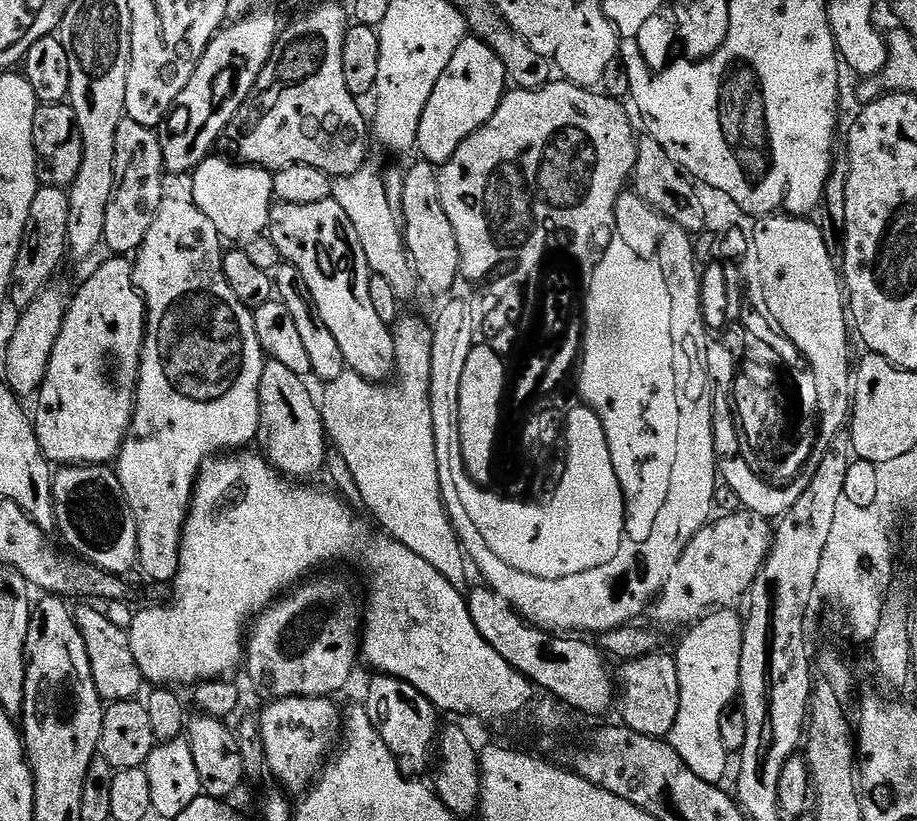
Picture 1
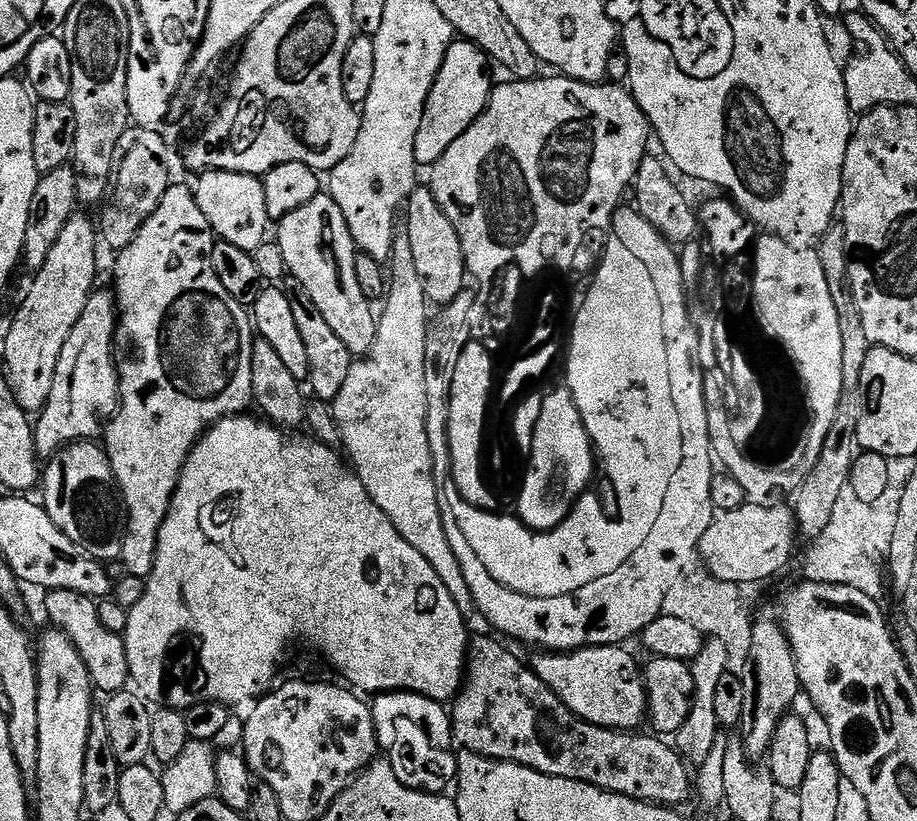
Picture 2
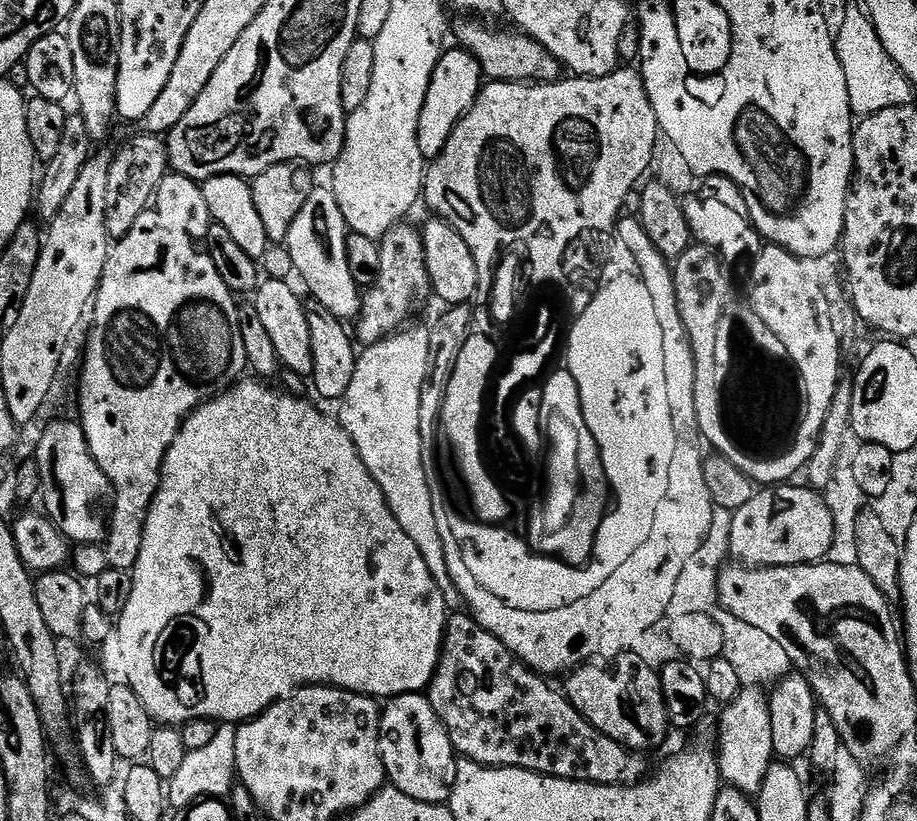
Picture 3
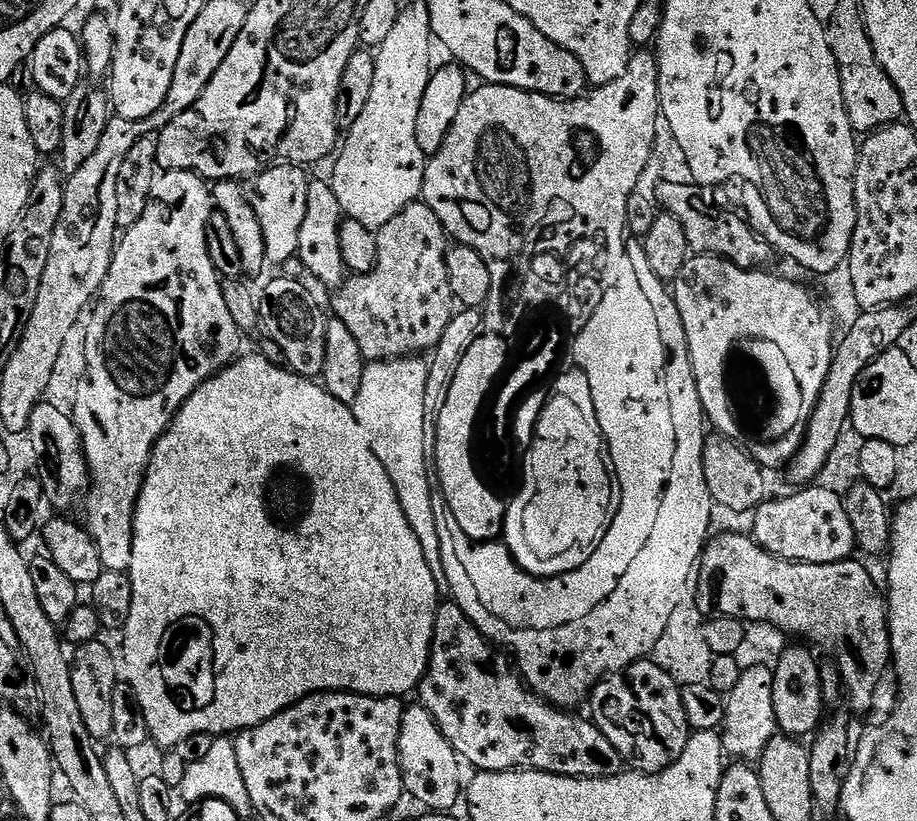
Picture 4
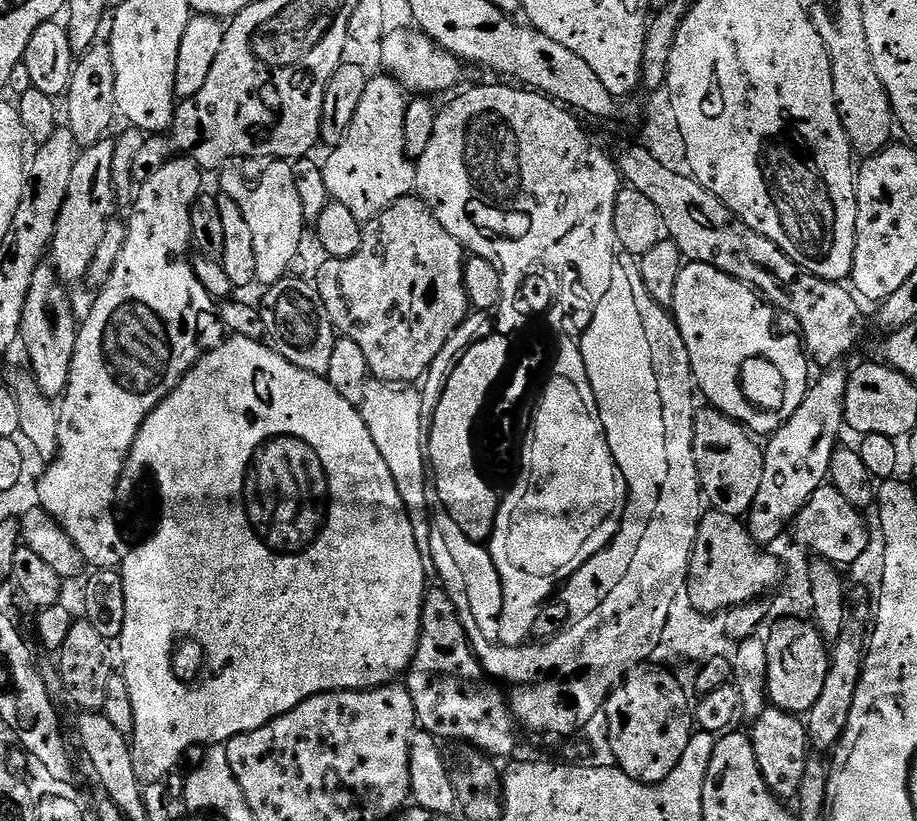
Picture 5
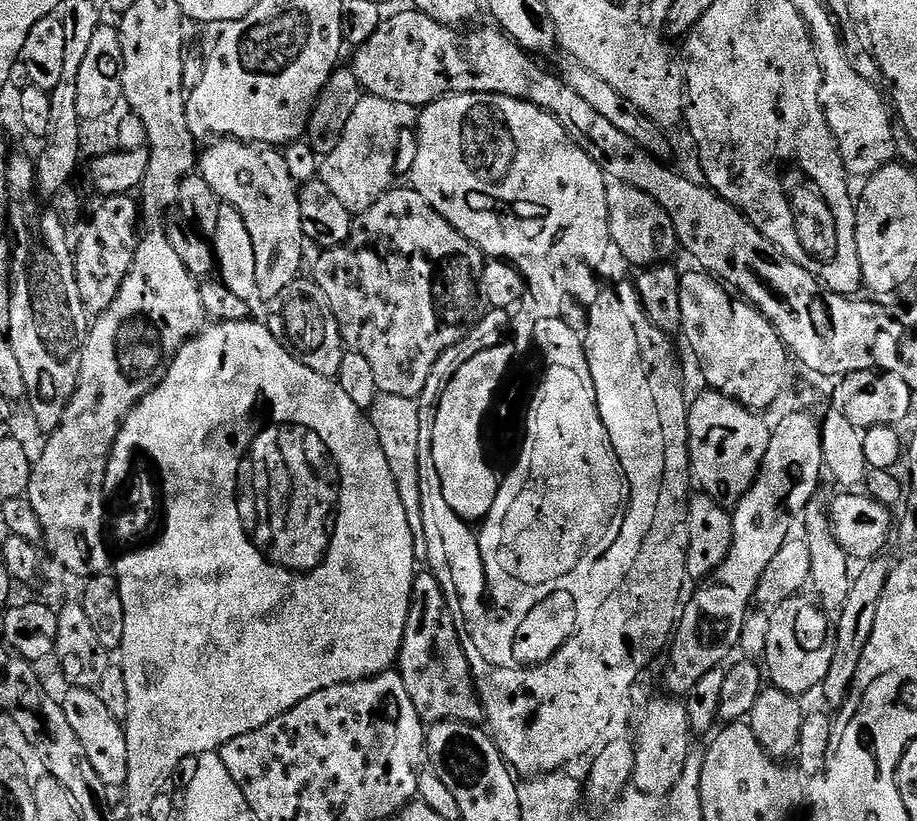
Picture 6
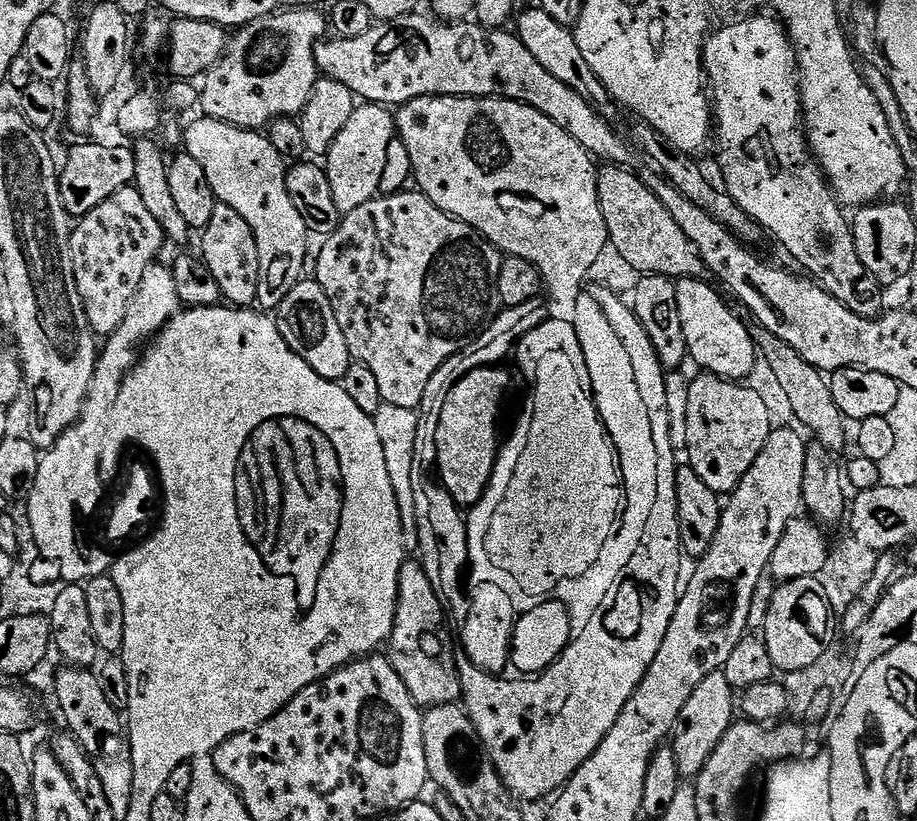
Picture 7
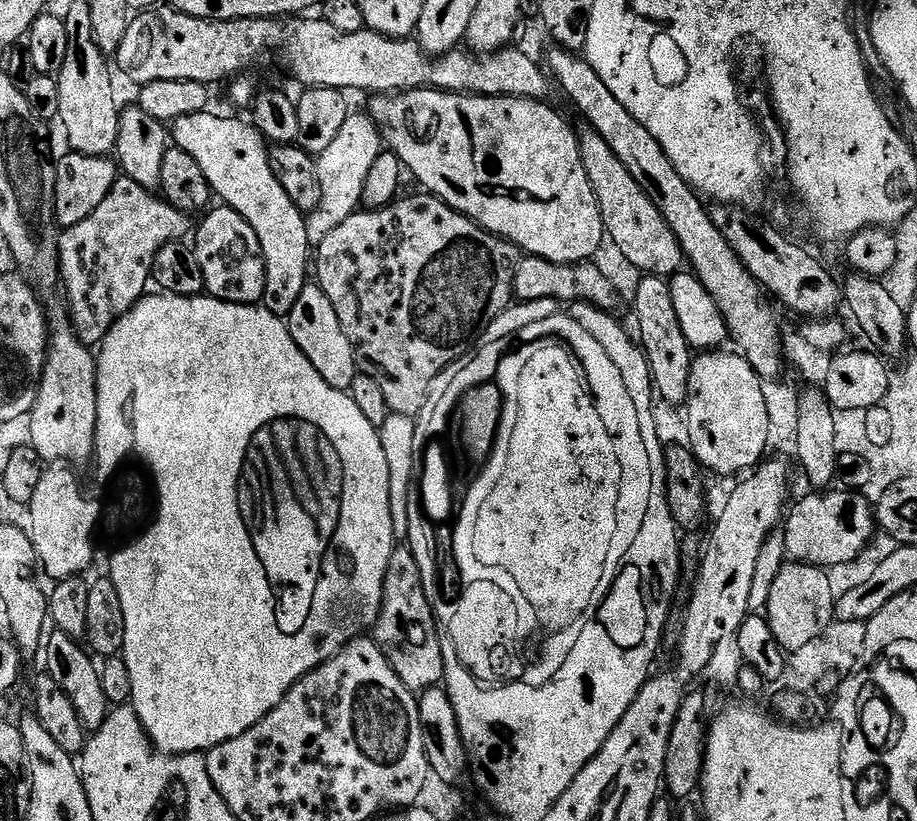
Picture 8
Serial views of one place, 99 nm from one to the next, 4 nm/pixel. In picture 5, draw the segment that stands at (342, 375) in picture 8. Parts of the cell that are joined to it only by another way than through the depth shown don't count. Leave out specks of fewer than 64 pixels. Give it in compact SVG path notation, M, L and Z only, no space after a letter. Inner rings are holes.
M285 278L271 285L267 292L268 297L262 303L262 313L268 336L276 351L294 366L313 372L315 376L327 377L338 333L330 314L326 314L326 306L315 283L303 278Z

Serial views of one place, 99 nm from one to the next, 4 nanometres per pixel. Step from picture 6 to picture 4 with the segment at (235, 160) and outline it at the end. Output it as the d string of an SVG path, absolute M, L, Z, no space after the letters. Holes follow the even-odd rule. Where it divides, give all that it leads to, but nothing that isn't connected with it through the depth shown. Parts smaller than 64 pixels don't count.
M277 163L257 171L243 185L250 206L254 206L254 214L258 214L258 222L262 222L262 238L266 238L266 258L268 264L283 266L291 256L300 250L302 222L306 218L306 194L308 193L309 173L295 164Z

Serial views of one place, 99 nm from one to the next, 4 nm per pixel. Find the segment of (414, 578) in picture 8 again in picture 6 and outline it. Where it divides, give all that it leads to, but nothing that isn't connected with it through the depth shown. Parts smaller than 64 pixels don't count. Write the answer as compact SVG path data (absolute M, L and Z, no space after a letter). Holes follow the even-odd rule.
M428 570L416 573L398 671L402 682L406 682L406 694L410 694L414 710L418 710L425 725L431 726L444 720L479 725L484 720L484 707L476 695L472 671L464 647L460 645L460 632L456 629L452 607L448 605L442 586Z

